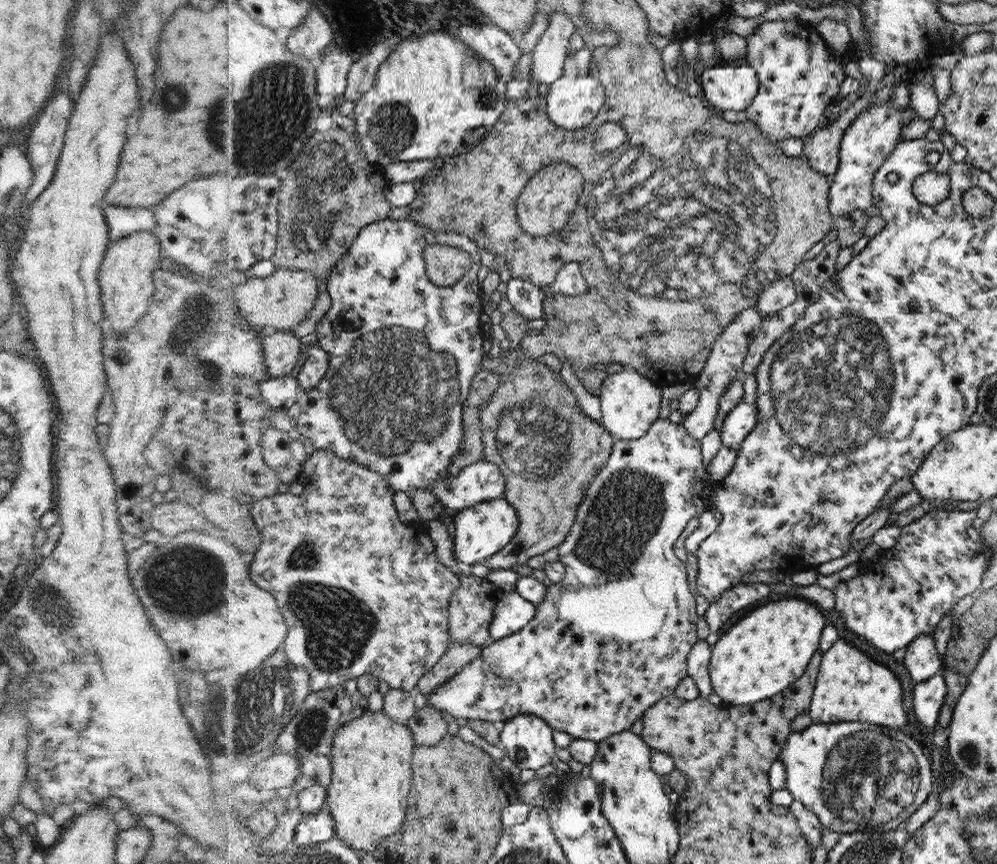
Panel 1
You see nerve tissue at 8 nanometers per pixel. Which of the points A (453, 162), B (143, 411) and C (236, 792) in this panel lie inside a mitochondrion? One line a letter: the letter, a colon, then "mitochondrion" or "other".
A: other
B: other
C: other

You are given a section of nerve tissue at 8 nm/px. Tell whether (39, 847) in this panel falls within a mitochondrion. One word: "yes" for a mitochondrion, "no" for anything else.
no

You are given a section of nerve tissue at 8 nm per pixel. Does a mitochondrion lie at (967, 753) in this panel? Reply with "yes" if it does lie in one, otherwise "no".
yes

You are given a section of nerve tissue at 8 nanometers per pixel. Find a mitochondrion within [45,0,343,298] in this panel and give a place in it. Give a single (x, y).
(248, 134)

